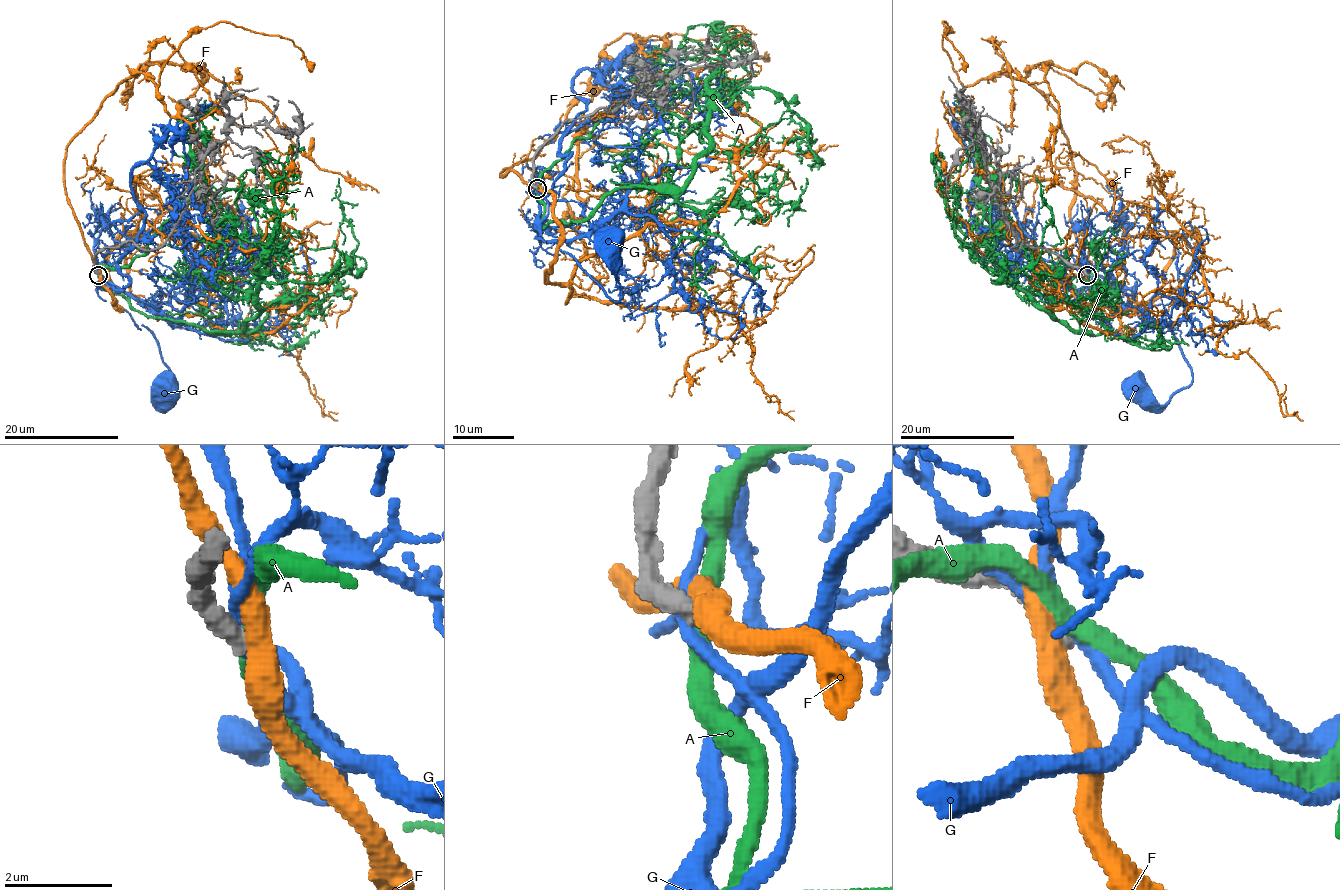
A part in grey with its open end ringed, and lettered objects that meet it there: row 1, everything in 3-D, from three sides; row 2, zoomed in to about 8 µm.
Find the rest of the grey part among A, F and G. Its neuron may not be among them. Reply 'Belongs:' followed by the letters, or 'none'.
Belongs: none

